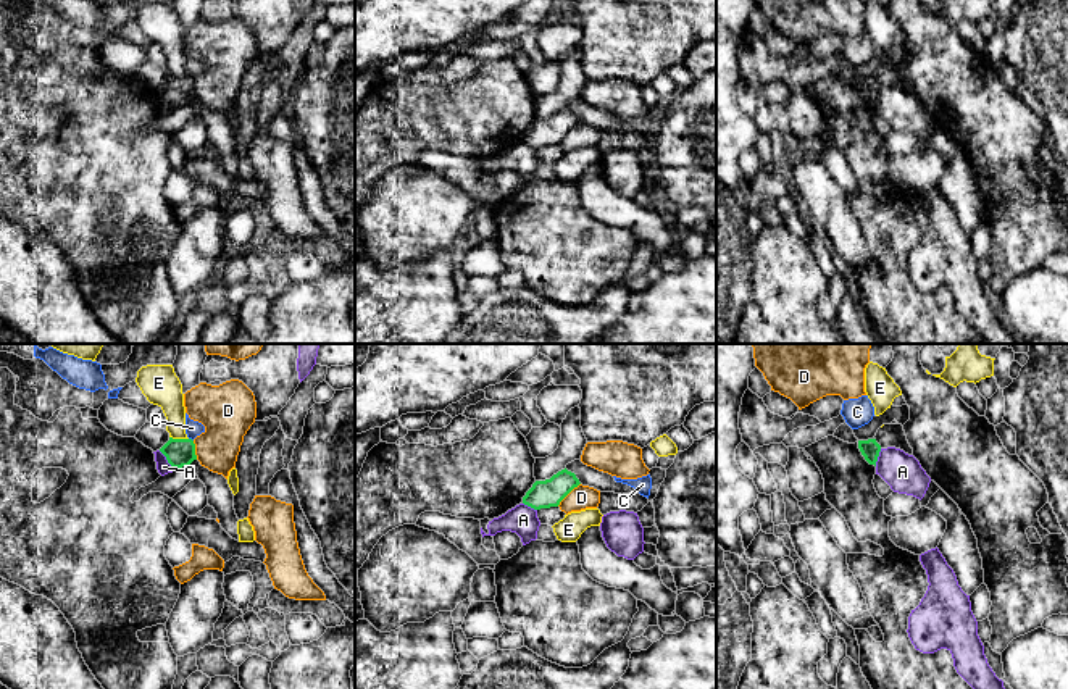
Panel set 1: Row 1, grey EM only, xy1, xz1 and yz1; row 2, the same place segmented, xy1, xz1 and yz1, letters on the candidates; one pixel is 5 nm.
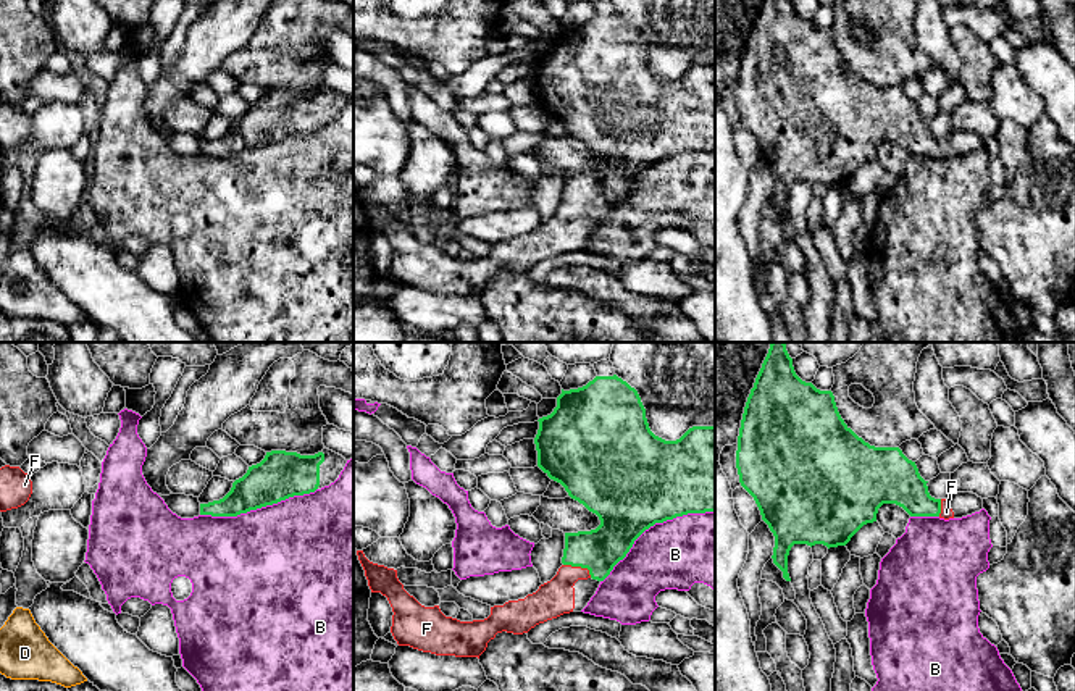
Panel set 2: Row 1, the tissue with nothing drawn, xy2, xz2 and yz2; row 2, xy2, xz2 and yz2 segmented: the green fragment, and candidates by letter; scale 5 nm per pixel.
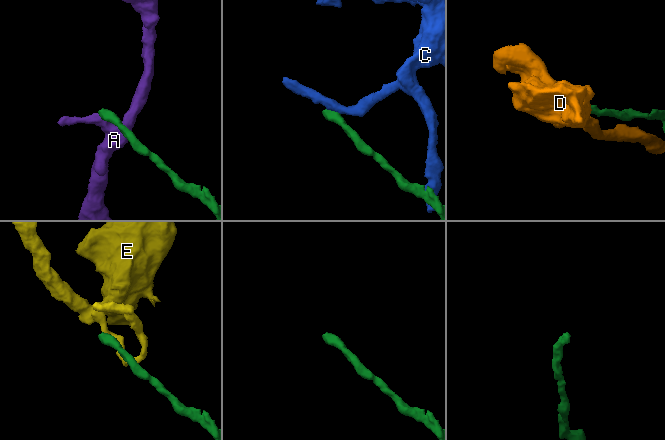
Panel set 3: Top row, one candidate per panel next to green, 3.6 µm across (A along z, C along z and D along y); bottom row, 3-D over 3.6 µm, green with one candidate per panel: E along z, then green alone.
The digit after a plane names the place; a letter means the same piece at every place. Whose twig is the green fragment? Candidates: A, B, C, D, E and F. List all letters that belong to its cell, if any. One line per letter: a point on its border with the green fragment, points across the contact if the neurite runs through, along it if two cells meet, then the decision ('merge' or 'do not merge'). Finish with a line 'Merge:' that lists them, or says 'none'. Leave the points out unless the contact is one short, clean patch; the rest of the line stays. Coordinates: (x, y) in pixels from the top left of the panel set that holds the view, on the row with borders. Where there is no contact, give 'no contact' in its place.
A: xy1 (166, 459) | along xy1 (158, 450), (175, 468) | do not merge
B: xz2 (654, 523) | do not merge
C: xy1 (191, 439) | do not merge
D: xz1 (568, 492) | do not merge
E: xy1 (179, 439) | do not merge
F: xz2 (580, 565) | across xz2 (601, 549), (580, 565), (562, 583), (554, 598) | merge
Merge: F

